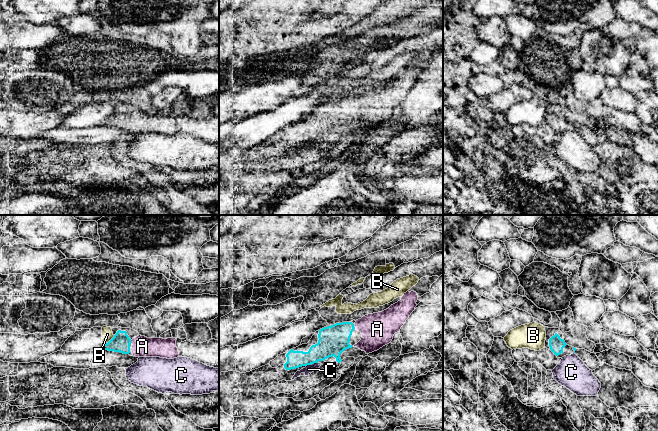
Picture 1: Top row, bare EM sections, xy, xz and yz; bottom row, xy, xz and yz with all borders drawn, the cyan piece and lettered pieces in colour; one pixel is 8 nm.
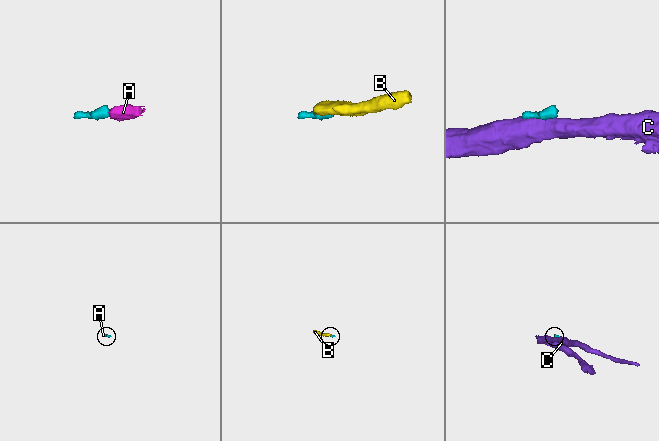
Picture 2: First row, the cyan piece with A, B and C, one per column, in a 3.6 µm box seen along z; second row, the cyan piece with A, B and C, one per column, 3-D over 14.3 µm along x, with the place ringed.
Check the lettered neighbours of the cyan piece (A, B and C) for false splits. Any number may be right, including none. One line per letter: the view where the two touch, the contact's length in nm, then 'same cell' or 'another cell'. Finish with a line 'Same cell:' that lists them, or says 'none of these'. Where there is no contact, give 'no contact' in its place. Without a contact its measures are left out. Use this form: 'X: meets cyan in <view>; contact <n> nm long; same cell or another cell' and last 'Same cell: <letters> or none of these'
A: meets cyan in xy; contact 30 nm long; same cell
B: meets cyan in xy; contact 130 nm long; another cell
C: meets cyan in xz; contact 50 nm long; another cell
Same cell: A

